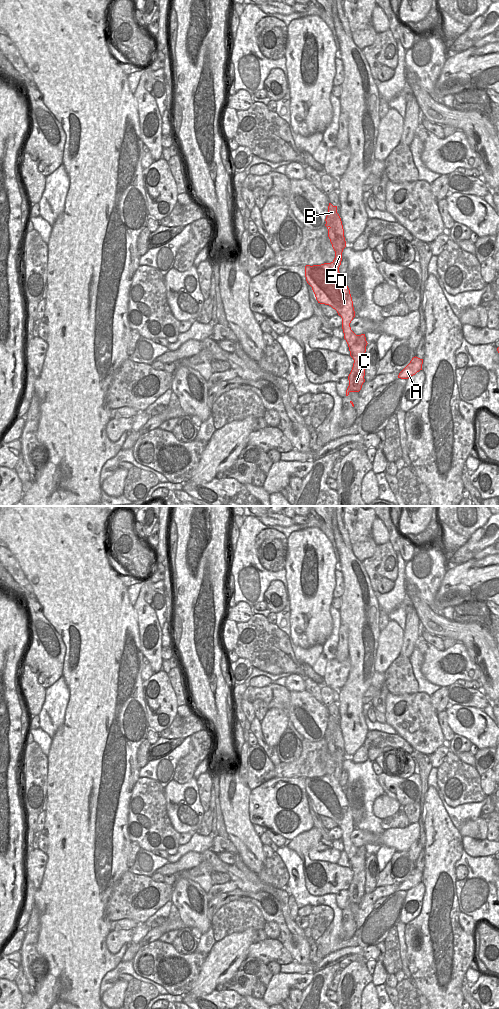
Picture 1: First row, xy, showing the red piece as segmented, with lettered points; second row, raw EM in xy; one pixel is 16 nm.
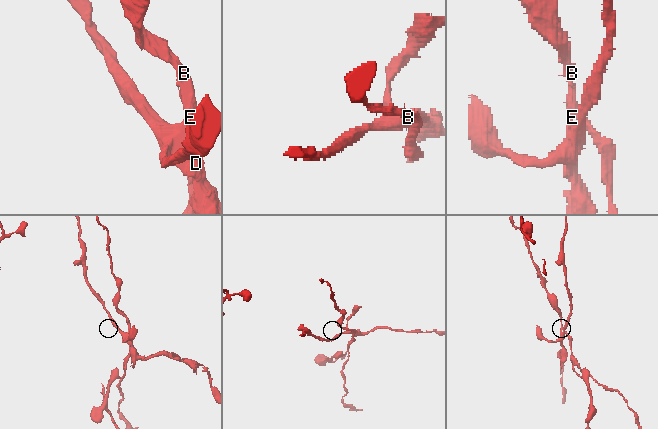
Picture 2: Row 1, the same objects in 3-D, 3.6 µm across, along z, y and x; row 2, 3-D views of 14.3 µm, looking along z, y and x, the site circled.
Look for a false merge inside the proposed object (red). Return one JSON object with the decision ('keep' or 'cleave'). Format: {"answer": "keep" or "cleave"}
{"answer": "cleave"}

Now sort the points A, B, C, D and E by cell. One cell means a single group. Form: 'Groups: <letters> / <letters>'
Groups: A C D E / B.

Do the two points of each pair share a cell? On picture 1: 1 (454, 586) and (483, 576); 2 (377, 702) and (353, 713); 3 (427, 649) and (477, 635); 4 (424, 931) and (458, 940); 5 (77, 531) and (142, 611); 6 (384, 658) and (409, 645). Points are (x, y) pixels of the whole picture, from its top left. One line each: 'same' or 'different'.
1: same
2: different
3: different
4: same
5: different
6: different

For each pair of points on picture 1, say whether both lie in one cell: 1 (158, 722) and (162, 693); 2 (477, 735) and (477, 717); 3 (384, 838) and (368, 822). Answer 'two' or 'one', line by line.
1: one
2: one
3: two

